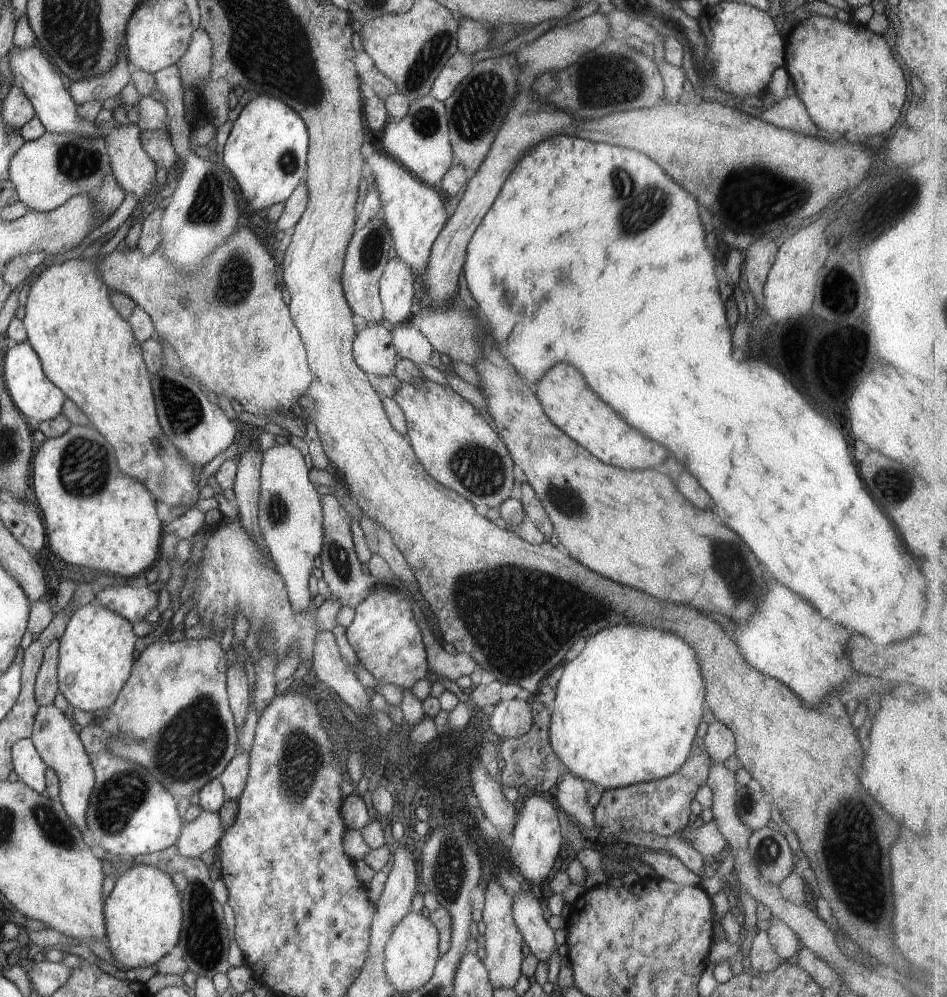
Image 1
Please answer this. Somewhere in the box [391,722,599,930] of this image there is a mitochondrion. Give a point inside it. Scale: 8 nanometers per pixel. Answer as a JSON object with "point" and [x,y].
{"point":[448,871]}

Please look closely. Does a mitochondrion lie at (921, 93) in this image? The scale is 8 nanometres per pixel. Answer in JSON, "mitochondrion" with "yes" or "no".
{"mitochondrion":"no"}

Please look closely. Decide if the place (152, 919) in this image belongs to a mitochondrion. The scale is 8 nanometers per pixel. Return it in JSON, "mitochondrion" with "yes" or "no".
{"mitochondrion":"no"}

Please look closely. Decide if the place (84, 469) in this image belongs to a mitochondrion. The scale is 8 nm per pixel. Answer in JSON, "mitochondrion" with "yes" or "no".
{"mitochondrion":"yes"}

